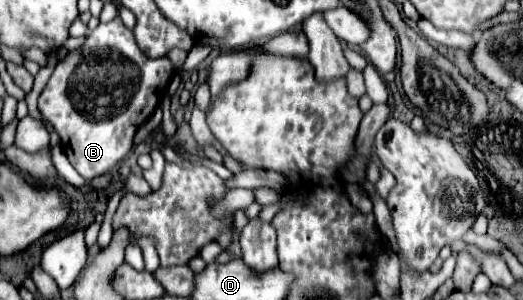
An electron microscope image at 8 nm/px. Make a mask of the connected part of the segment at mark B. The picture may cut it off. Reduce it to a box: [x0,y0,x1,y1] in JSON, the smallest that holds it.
[39,17,173,181]

